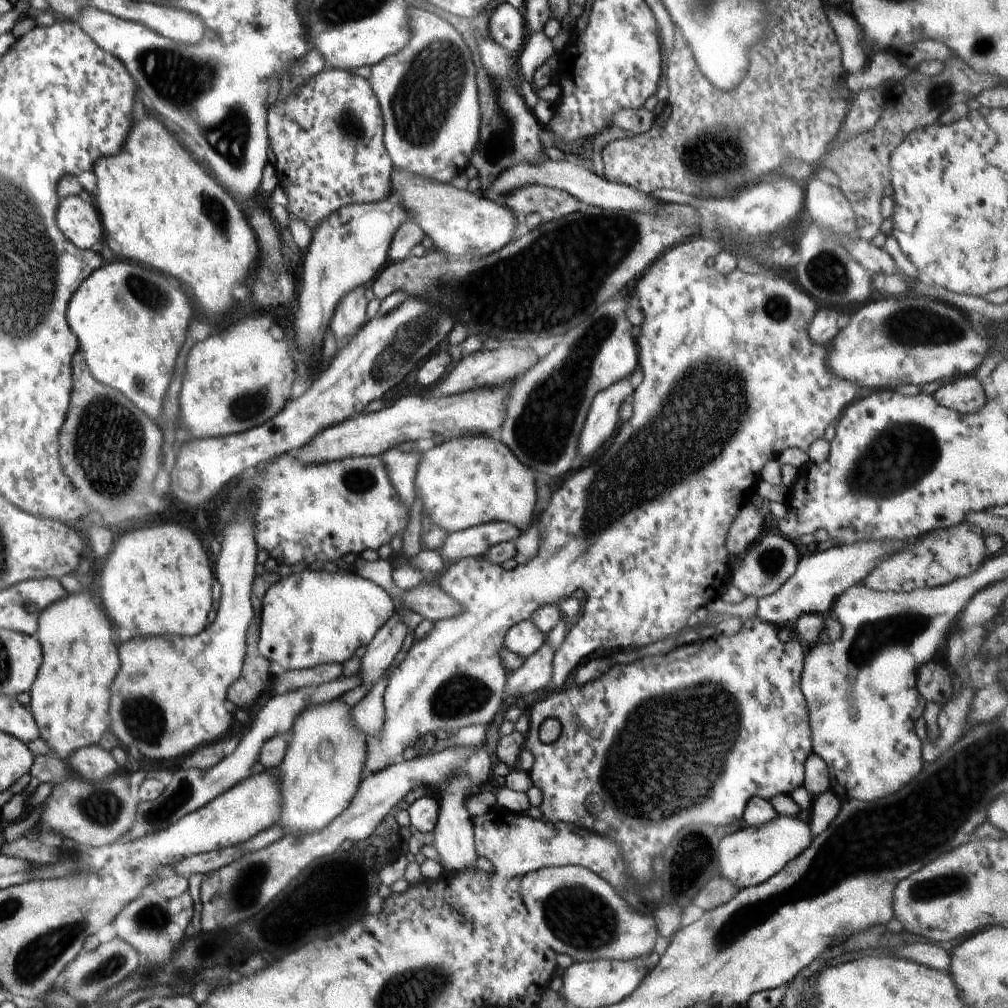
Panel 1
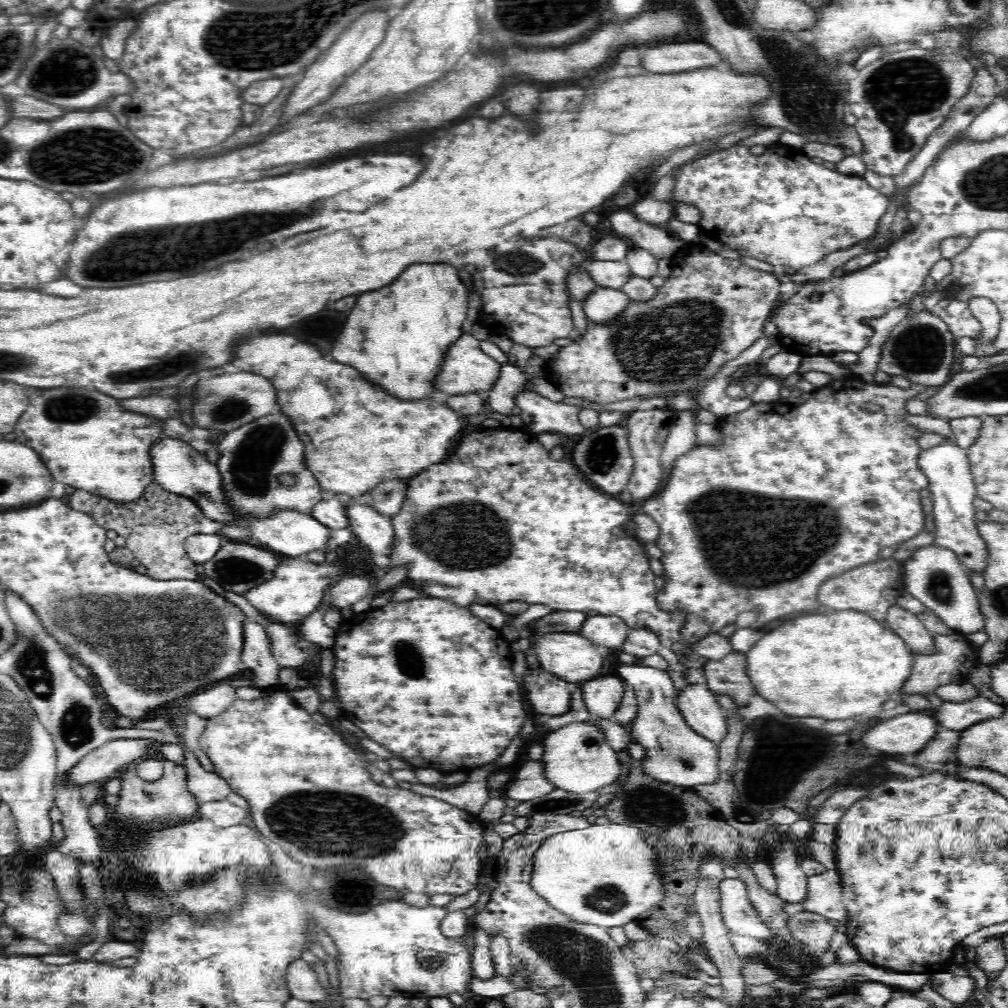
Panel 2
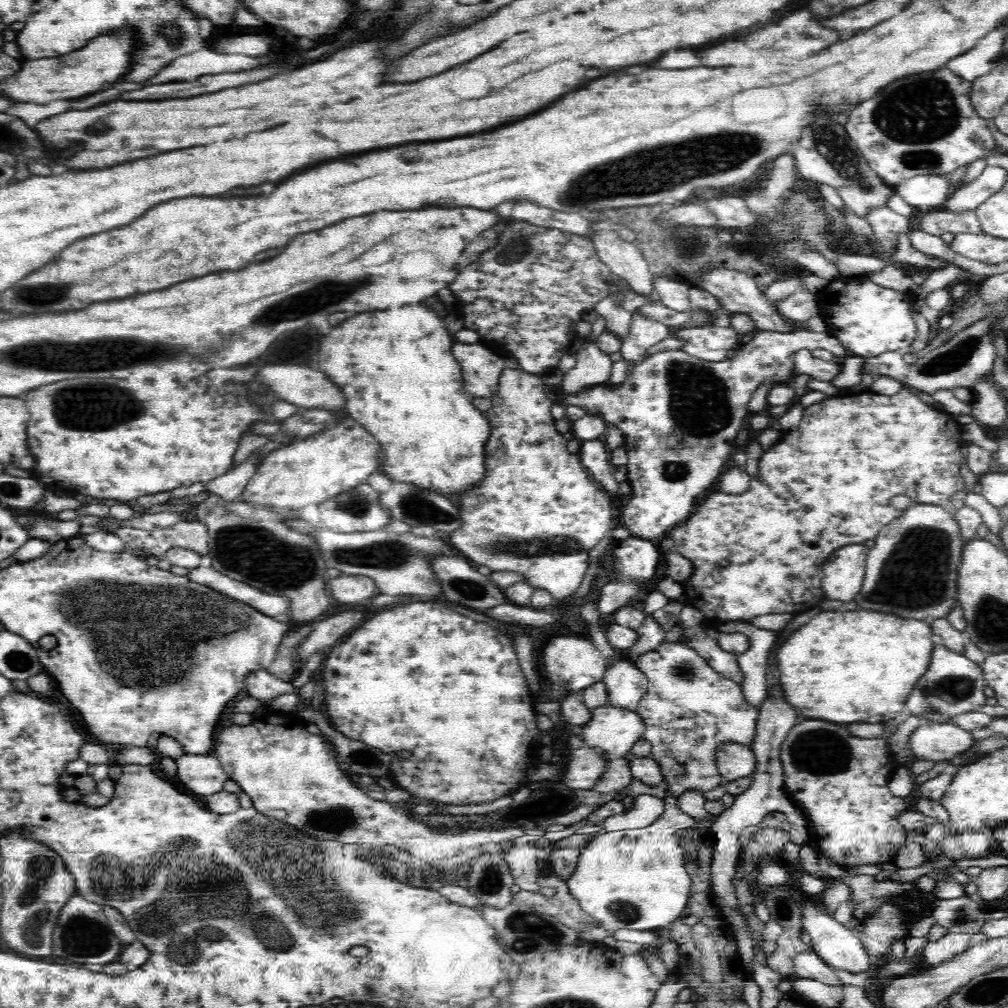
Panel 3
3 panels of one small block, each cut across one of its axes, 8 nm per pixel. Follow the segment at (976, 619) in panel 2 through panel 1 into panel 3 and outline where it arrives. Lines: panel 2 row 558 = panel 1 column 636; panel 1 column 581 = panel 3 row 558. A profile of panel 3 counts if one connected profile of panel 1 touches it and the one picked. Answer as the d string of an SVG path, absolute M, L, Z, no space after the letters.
M916 504L903 511L902 516L891 520L875 536L874 547L866 558L866 570L862 592L856 596L856 604L866 610L918 618L931 622L945 618L953 609L958 592L958 570L961 564L965 540L962 538L954 511L948 506Z

